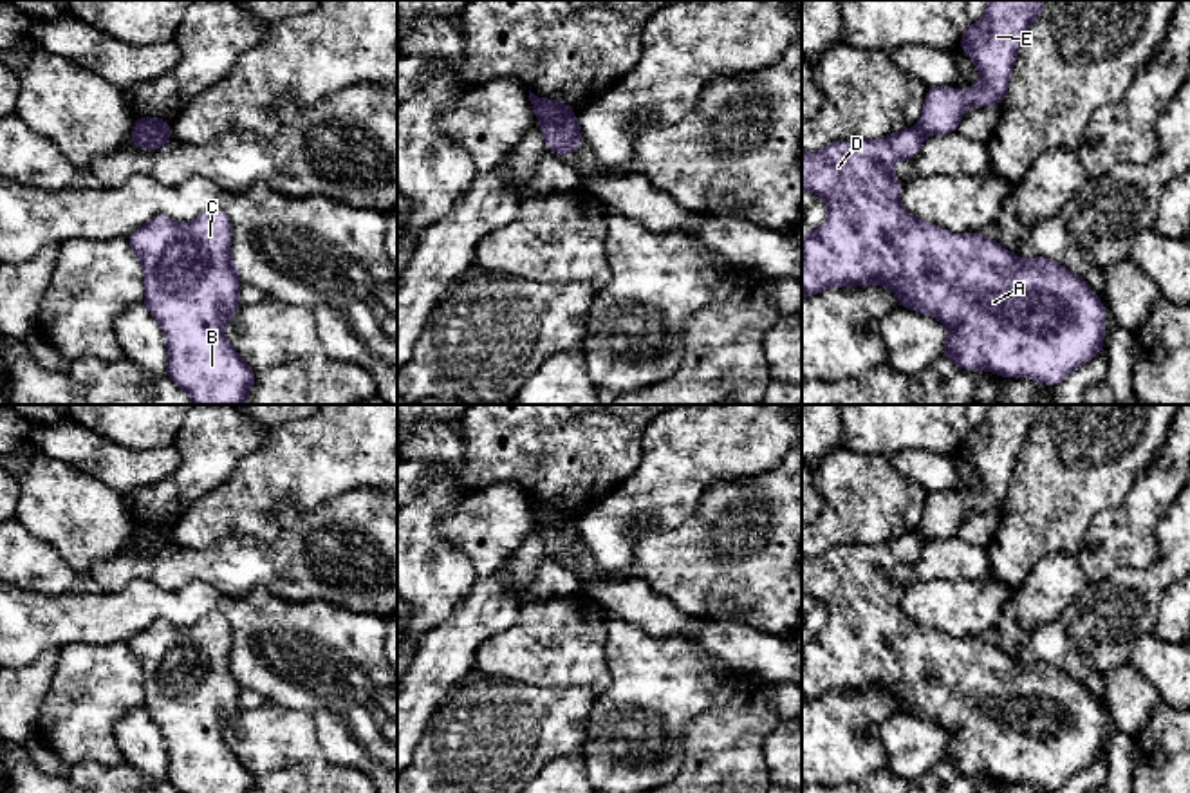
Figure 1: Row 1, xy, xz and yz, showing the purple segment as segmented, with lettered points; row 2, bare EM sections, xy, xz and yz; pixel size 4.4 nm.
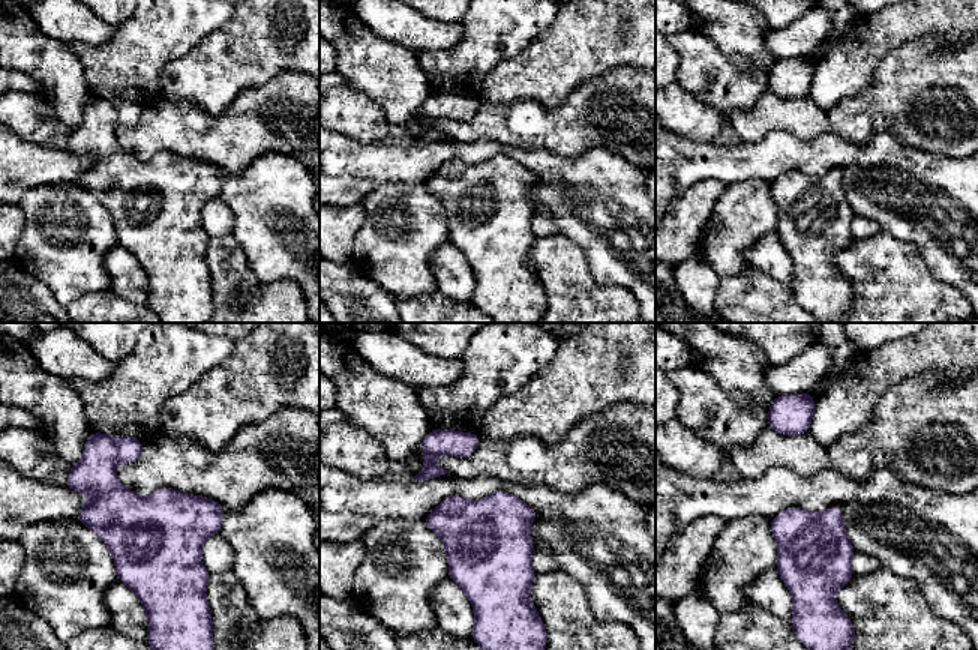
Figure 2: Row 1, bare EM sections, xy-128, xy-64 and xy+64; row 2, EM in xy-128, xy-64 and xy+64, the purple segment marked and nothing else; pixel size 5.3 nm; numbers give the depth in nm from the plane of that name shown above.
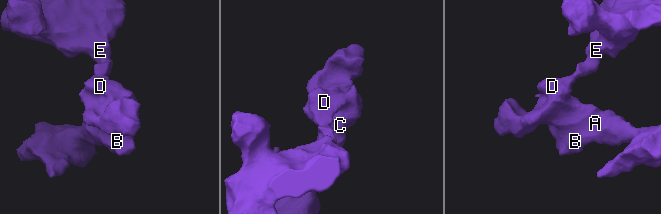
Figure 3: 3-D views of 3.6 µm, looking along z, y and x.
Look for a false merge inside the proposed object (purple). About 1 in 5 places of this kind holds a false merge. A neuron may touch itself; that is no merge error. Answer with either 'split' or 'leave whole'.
split

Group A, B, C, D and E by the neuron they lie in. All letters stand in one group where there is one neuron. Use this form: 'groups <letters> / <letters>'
groups A B C D / E

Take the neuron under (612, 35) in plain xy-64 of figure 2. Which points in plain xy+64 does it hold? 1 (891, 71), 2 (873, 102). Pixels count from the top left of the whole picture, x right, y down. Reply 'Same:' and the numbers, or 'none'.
Same: none

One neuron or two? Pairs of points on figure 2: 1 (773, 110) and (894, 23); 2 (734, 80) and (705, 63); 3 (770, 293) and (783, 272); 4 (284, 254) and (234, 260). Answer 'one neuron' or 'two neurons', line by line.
1: two neurons
2: one neuron
3: two neurons
4: two neurons

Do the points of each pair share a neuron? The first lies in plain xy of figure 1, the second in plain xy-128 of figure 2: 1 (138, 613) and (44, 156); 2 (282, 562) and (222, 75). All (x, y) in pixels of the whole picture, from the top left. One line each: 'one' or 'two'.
1: one
2: two

